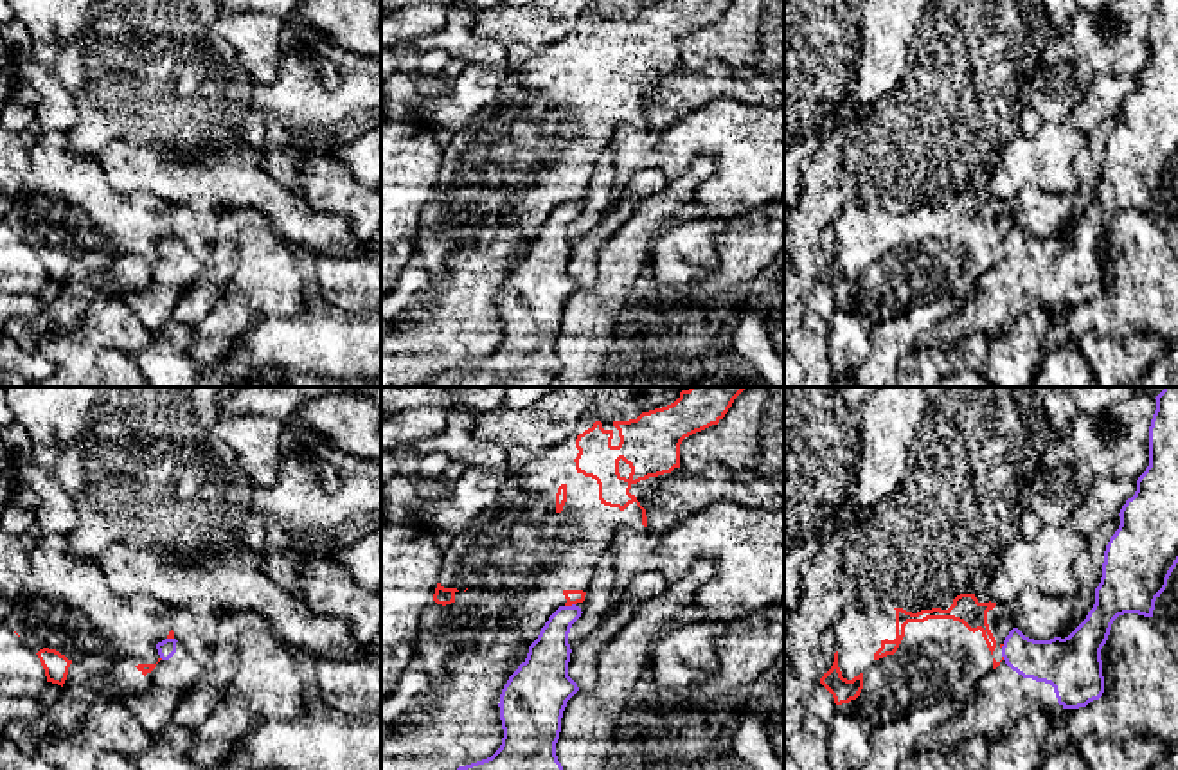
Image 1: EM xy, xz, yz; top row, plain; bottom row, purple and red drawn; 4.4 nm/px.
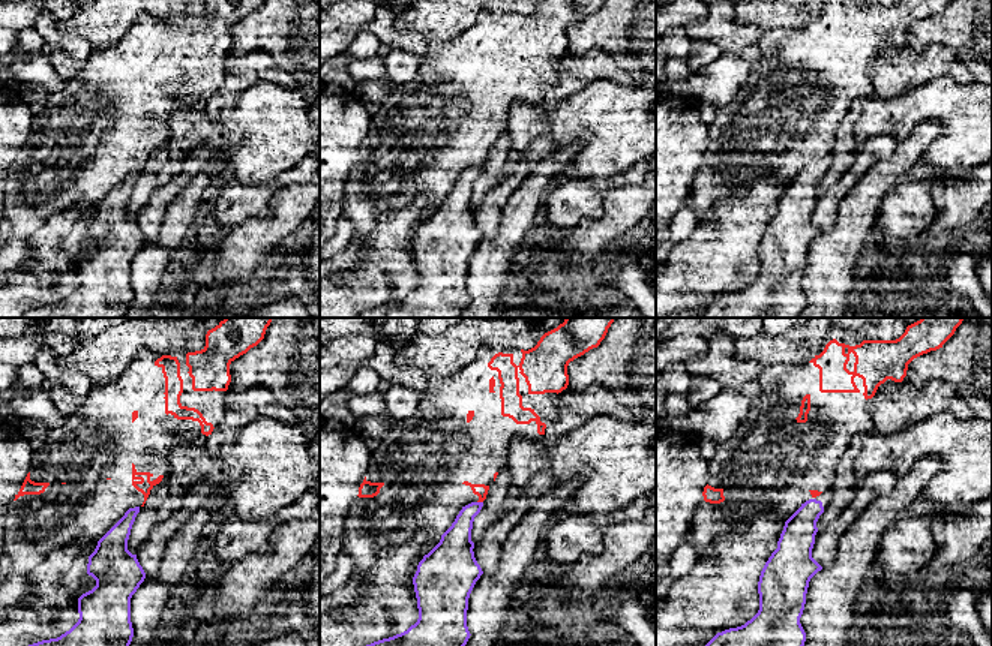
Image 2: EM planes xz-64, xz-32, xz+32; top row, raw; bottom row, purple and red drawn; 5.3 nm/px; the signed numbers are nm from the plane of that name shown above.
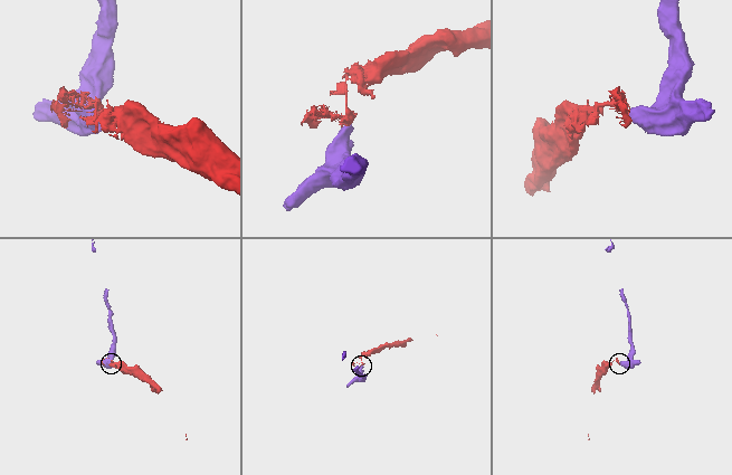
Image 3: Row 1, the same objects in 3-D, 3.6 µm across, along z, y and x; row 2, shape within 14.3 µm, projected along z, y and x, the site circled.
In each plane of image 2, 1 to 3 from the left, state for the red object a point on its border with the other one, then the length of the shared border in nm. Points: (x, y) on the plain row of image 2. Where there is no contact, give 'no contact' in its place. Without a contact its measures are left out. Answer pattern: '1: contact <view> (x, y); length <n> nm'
1: no contact
2: contact xz-32 (480, 167); length 30 nm
3: no contact

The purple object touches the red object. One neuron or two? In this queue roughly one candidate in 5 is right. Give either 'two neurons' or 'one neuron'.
two neurons

